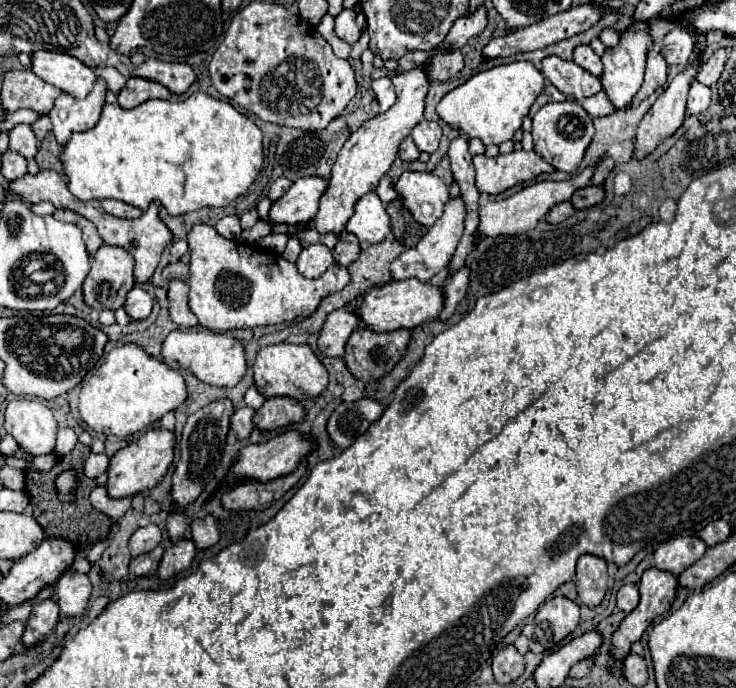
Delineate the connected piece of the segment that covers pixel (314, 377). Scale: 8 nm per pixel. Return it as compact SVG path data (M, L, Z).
M278 343L262 347L258 351L254 363L254 385L258 393L262 393L264 397L282 395L282 397L292 397L296 401L304 401L310 397L318 397L326 389L328 373L308 345Z

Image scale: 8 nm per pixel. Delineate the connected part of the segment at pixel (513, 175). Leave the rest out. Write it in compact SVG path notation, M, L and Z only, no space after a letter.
M512 151L494 159L486 155L474 157L476 187L480 193L498 195L518 183L530 181L540 173L552 173L554 167L534 151Z

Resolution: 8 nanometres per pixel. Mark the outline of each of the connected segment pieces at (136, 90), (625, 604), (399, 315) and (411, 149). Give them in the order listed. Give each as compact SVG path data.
M132 77L128 79L126 87L120 91L118 95L118 103L122 109L134 109L138 105L142 105L144 101L150 99L170 99L170 91L156 83L156 81L148 81L148 79L140 79L140 77Z
M626 583L620 587L620 591L616 595L616 603L618 603L620 611L624 611L624 613L634 611L638 601L640 601L640 593L638 593L638 587L634 583Z
M404 279L404 281L388 281L386 285L374 287L364 293L356 315L360 317L362 325L370 331L384 333L396 329L414 329L426 321L438 319L442 311L442 289L430 283L420 283L418 279Z
M406 137L406 139L400 143L400 147L398 147L398 157L400 157L404 163L408 163L408 161L416 161L418 155L420 155L420 151L418 151L416 145L412 143L412 139Z

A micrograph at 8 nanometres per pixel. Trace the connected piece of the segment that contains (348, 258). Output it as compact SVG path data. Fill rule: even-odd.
M342 231L338 235L338 243L334 247L334 259L336 263L348 267L352 261L356 261L360 255L360 243L356 239L356 235L348 233L348 231Z

